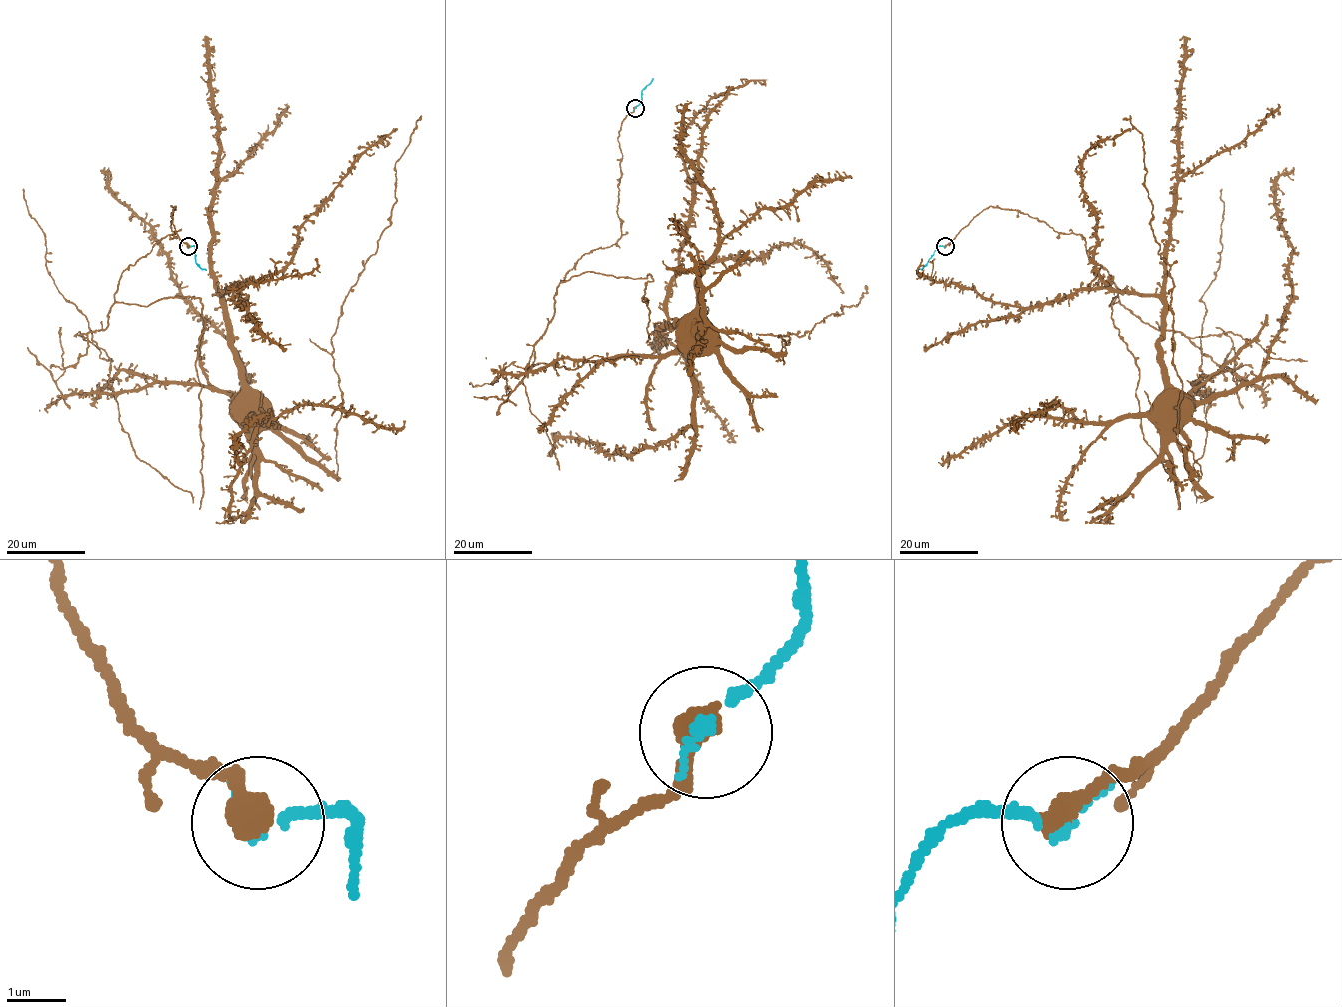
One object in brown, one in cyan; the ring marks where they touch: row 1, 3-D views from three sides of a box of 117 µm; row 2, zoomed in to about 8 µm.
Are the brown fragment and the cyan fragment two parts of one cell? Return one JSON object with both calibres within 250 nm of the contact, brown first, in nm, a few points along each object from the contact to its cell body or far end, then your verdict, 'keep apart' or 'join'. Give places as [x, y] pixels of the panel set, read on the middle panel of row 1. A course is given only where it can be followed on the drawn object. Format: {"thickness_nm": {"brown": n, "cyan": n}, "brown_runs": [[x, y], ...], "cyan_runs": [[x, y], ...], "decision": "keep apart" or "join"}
{"thickness_nm": {"brown": 480, "cyan": 90}, "brown_runs": [[635, 108], [621, 237], [559, 283], [534, 357], [725, 343], [783, 363], [778, 336], [865, 285]], "cyan_runs": [[635, 108], [642, 101], [642, 91], [652, 78]], "decision": "join"}

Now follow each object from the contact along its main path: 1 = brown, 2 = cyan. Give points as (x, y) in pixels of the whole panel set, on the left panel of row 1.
1: (188, 247), (175, 206), (122, 272), (88, 334), (108, 383), (225, 390), (336, 472), (331, 336), (418, 119)
2: (188, 247), (195, 247), (195, 261), (206, 270)

